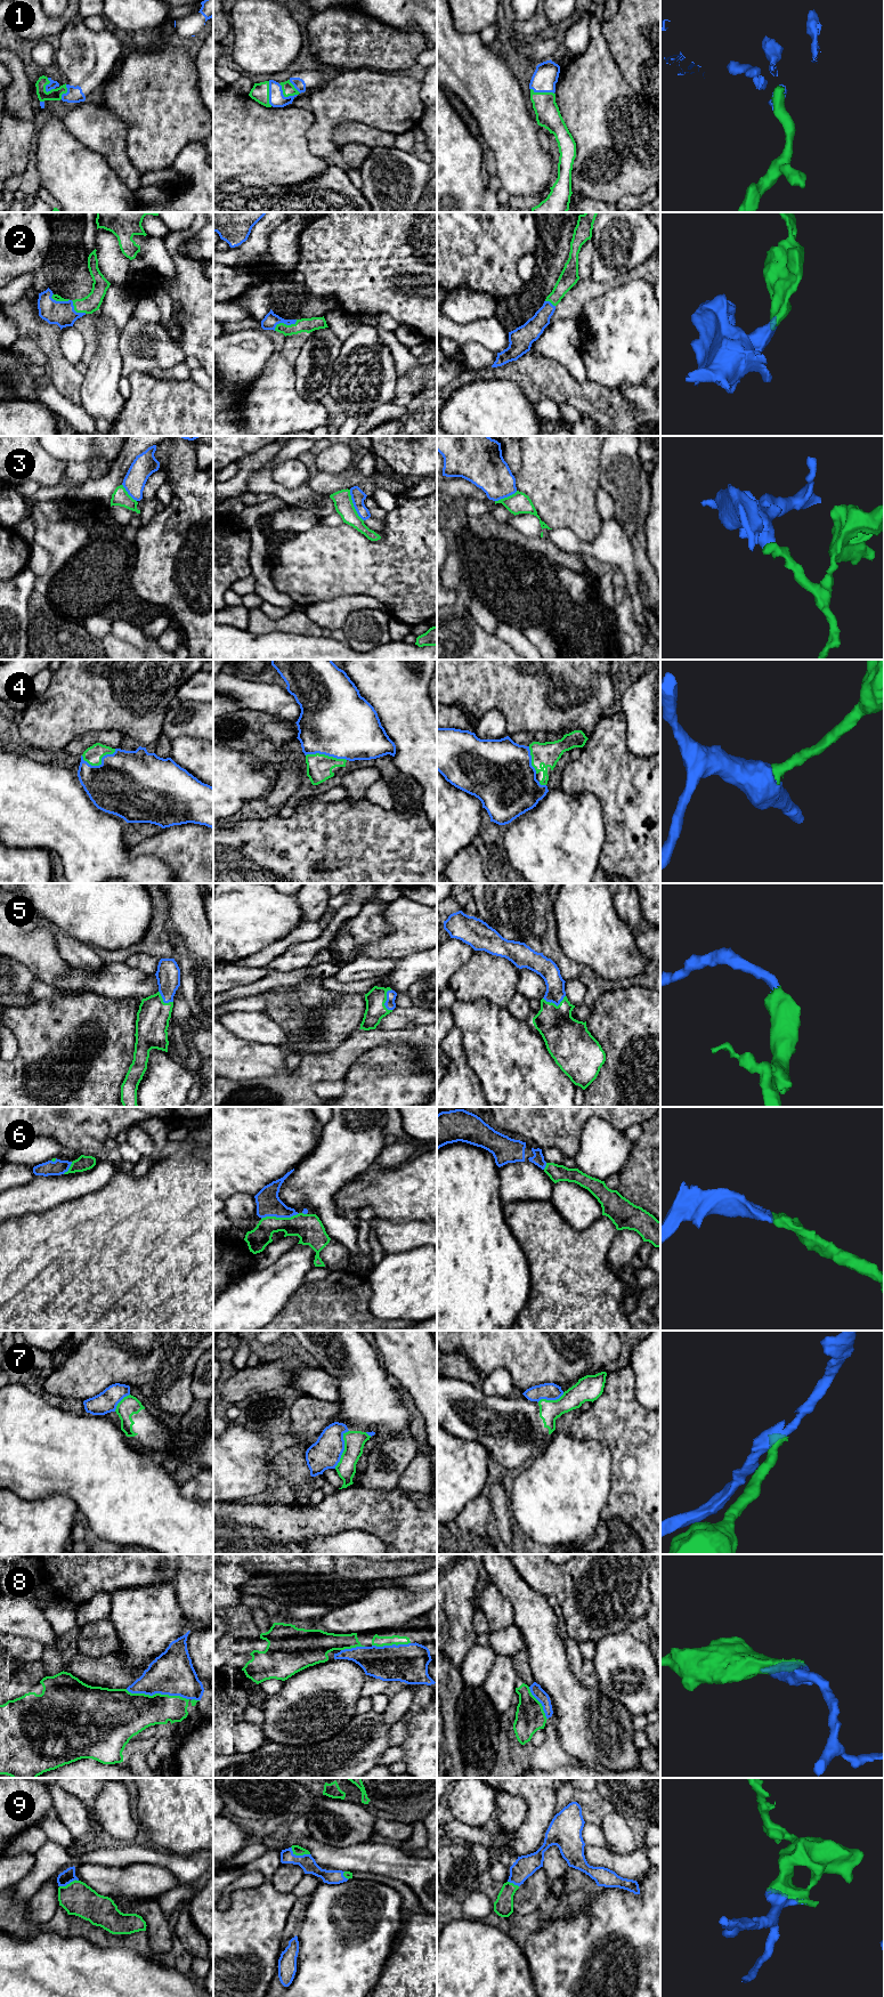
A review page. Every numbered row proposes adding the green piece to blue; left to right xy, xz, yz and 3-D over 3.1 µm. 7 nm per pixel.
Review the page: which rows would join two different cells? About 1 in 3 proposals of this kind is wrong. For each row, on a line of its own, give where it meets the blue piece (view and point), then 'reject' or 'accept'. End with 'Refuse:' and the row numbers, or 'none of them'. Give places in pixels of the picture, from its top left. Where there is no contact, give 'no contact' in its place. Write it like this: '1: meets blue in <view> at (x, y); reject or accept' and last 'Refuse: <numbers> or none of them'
1: meets blue in xz at (285, 97); accept
2: meets blue in xz at (284, 323); accept
3: meets blue in xz at (354, 506); reject
4: meets blue in xy at (99, 765); accept
5: meets blue in xz at (387, 999); accept
6: meets blue in xz at (280, 1217); accept
7: meets blue in xz at (343, 1449); reject
8: meets blue in xy at (157, 1692); accept
9: meets blue in xz at (299, 1856); accept
Refuse: 3, 7

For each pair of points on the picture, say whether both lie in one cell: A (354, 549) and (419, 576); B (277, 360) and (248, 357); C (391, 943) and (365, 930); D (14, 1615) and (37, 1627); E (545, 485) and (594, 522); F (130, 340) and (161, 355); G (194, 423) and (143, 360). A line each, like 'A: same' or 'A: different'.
A: same
B: different
C: different
D: same
E: same
F: same
G: different

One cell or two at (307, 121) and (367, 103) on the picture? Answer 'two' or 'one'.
two

